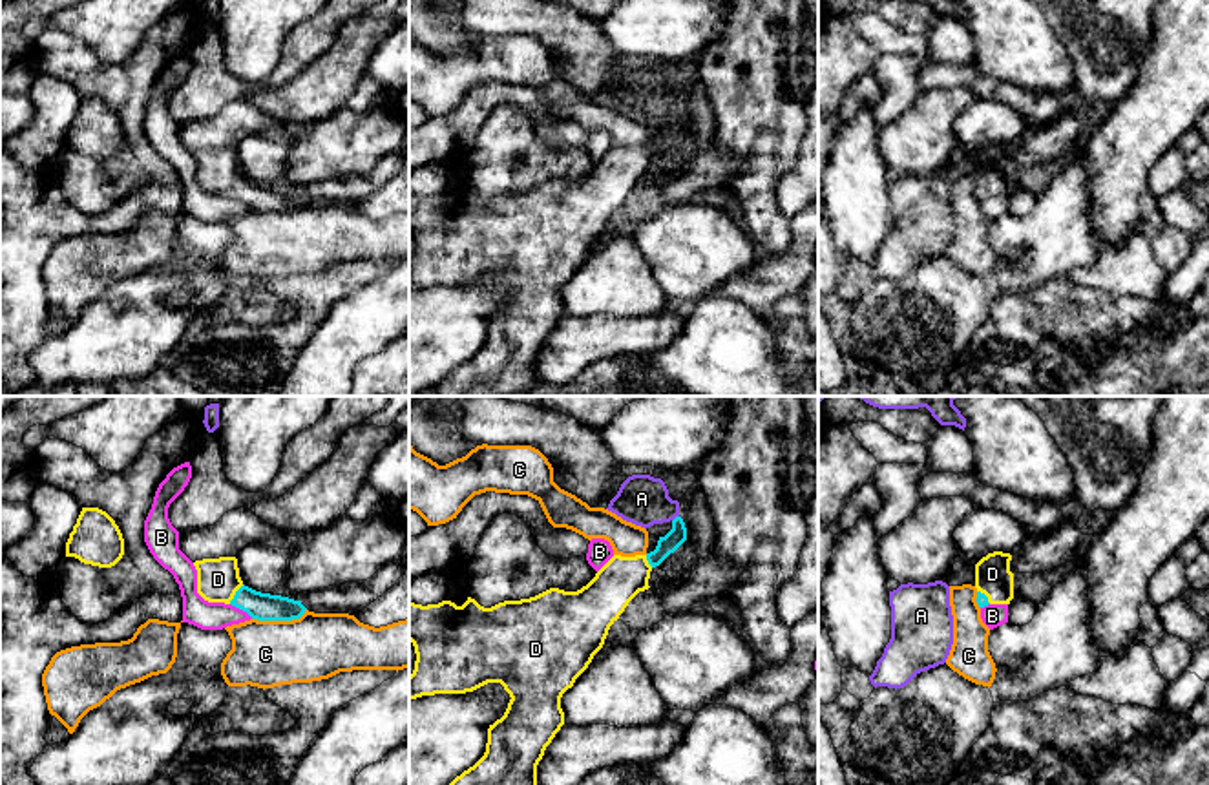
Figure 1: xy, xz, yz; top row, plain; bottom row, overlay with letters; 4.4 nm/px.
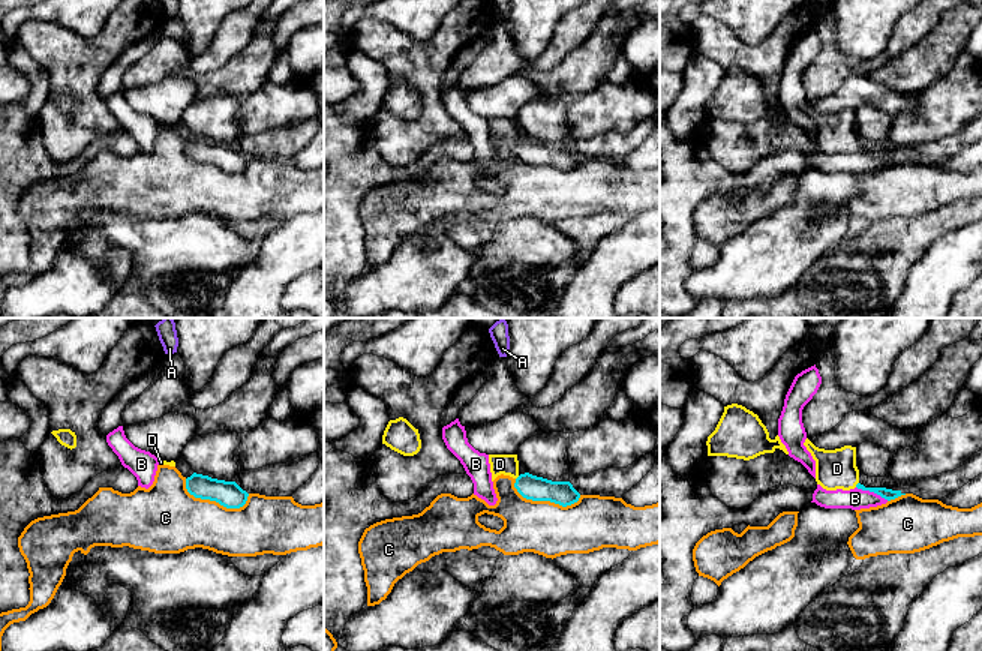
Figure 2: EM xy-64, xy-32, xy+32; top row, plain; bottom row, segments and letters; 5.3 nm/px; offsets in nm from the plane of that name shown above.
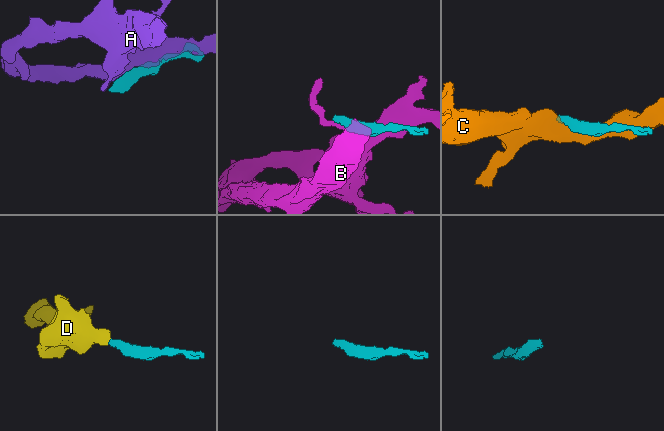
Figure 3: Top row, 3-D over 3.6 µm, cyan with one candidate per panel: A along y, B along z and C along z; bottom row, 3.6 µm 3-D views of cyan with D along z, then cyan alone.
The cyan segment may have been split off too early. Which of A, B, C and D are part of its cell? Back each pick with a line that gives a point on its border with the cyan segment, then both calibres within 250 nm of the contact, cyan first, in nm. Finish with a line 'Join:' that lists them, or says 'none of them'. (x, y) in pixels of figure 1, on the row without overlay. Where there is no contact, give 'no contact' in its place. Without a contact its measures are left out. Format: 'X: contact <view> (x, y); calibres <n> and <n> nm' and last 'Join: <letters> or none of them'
D: contact xy (236, 185); calibres 130 and 190 nm
Join: D

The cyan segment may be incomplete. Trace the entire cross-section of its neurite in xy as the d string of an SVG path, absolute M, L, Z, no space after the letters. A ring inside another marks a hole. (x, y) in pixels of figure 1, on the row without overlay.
M236 148L203 150L197 161L197 184L208 194L225 194L258 212L292 212L305 204L301 192L256 183L243 175Z

